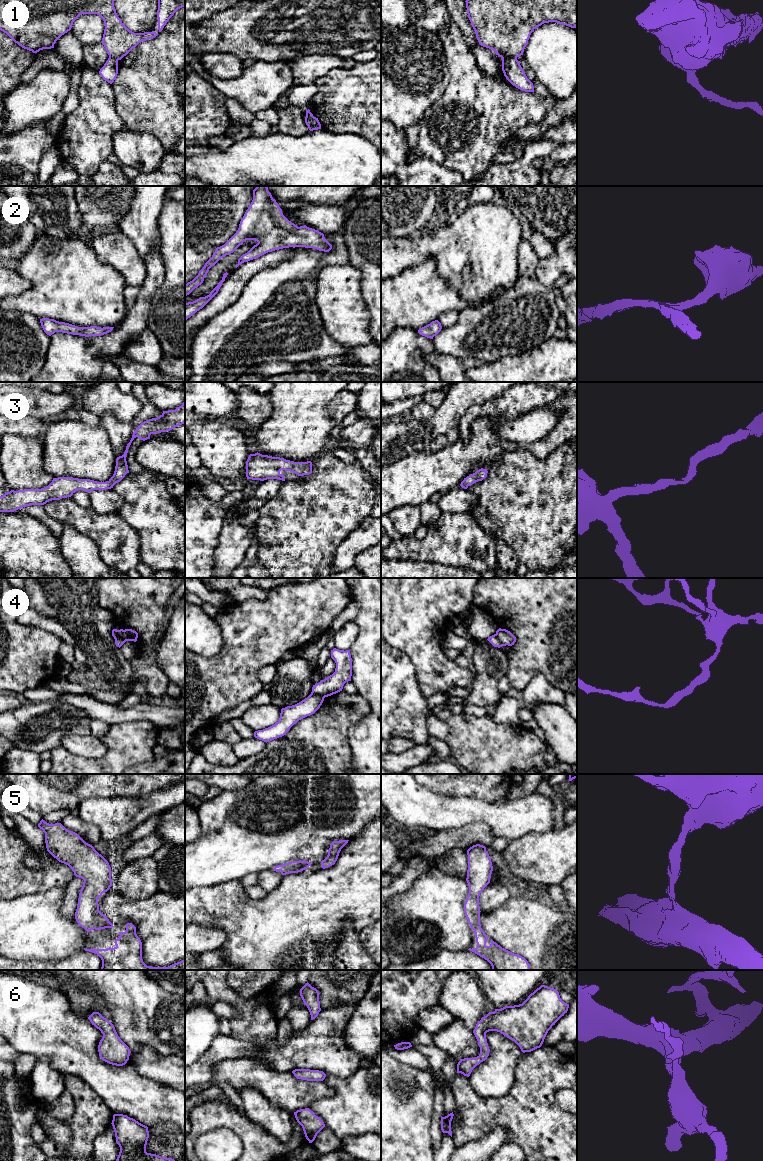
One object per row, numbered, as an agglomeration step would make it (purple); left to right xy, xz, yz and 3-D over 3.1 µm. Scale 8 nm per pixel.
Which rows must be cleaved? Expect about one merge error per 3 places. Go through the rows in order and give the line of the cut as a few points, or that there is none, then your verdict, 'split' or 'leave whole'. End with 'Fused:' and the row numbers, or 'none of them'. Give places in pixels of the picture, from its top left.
1: cut in yz along (516, 57), (502, 58); split
2: no cut; leave whole
3: no cut; leave whole
4: cut in xy along (123, 630), (123, 636), (115, 639); split
5: no cut; leave whole
6: no cut; leave whole
Fused: 1, 4

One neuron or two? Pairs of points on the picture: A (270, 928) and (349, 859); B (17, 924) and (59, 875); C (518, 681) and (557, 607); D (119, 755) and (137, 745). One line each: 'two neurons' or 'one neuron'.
A: one neuron
B: two neurons
C: one neuron
D: one neuron

